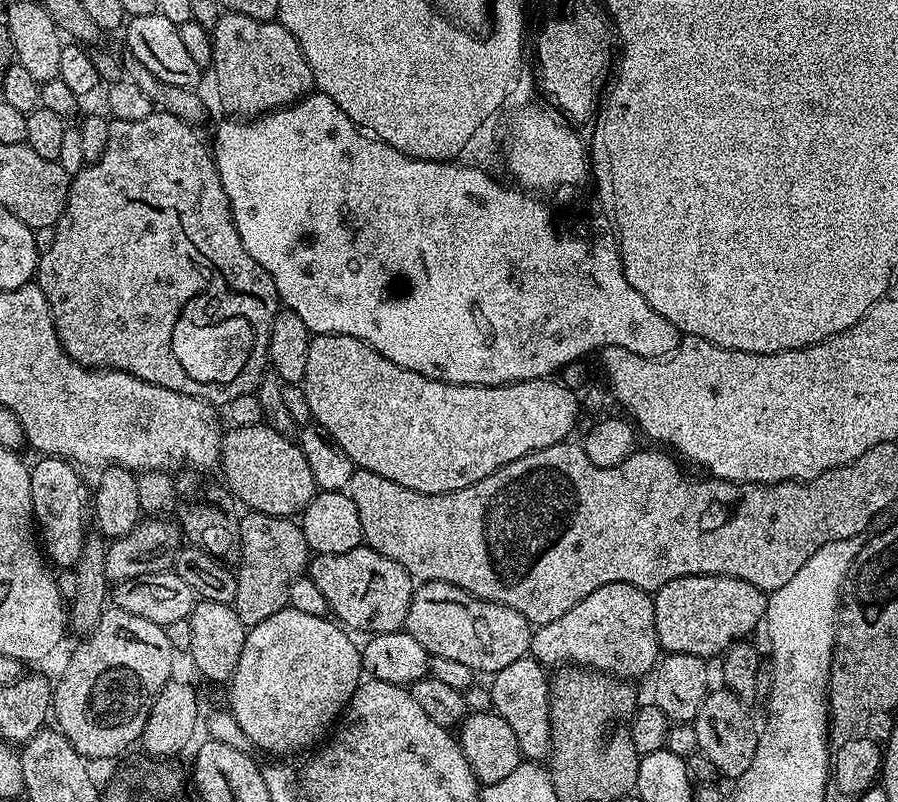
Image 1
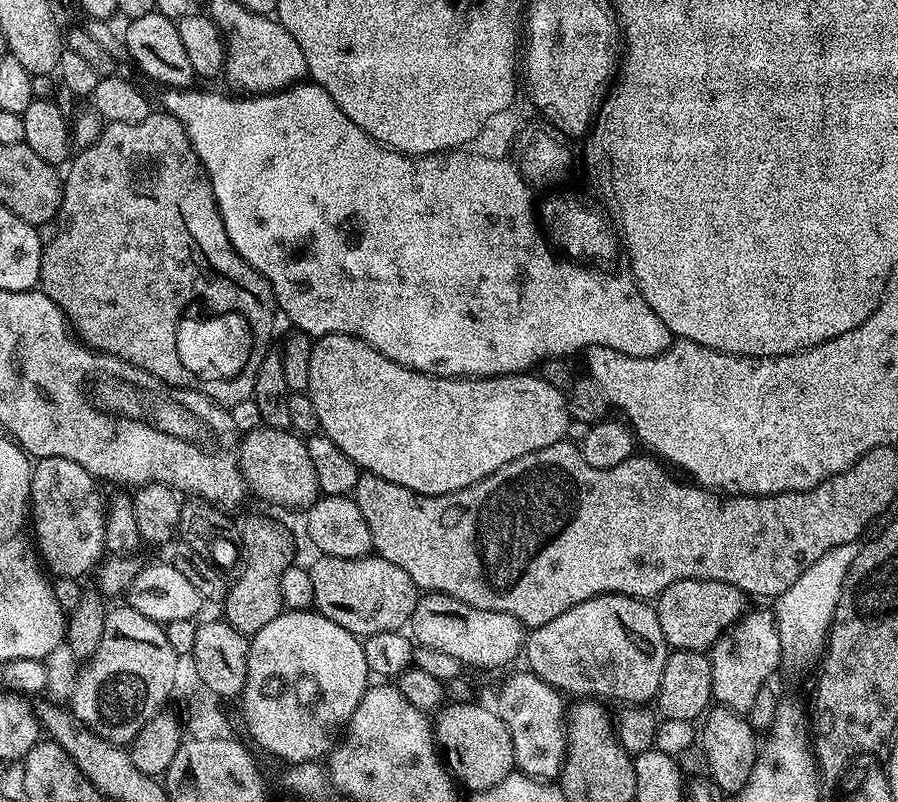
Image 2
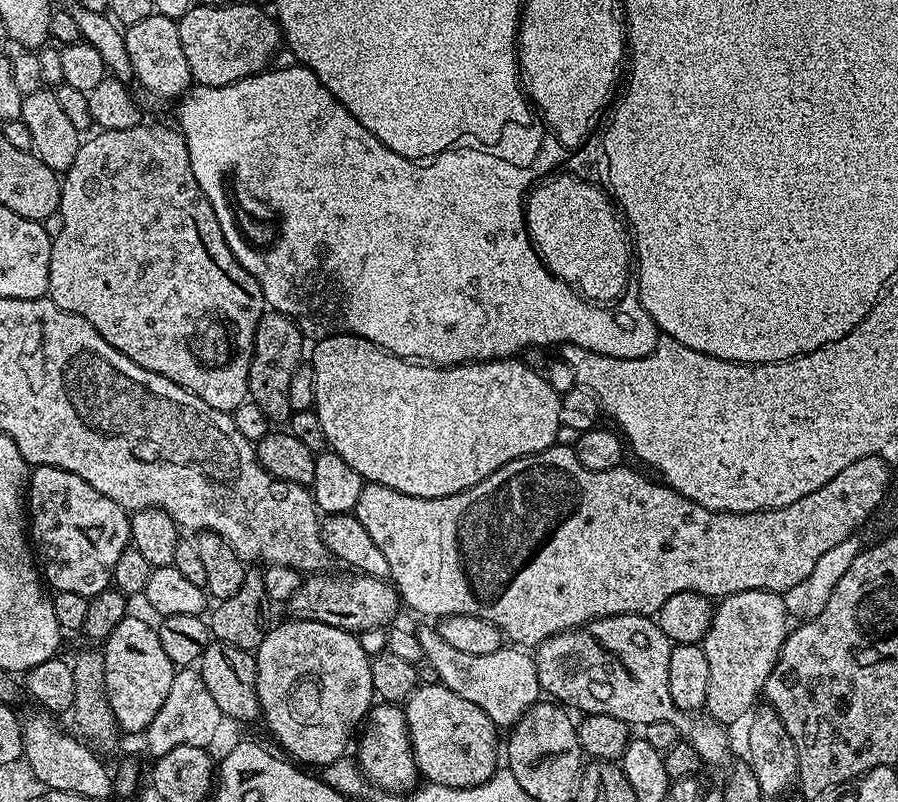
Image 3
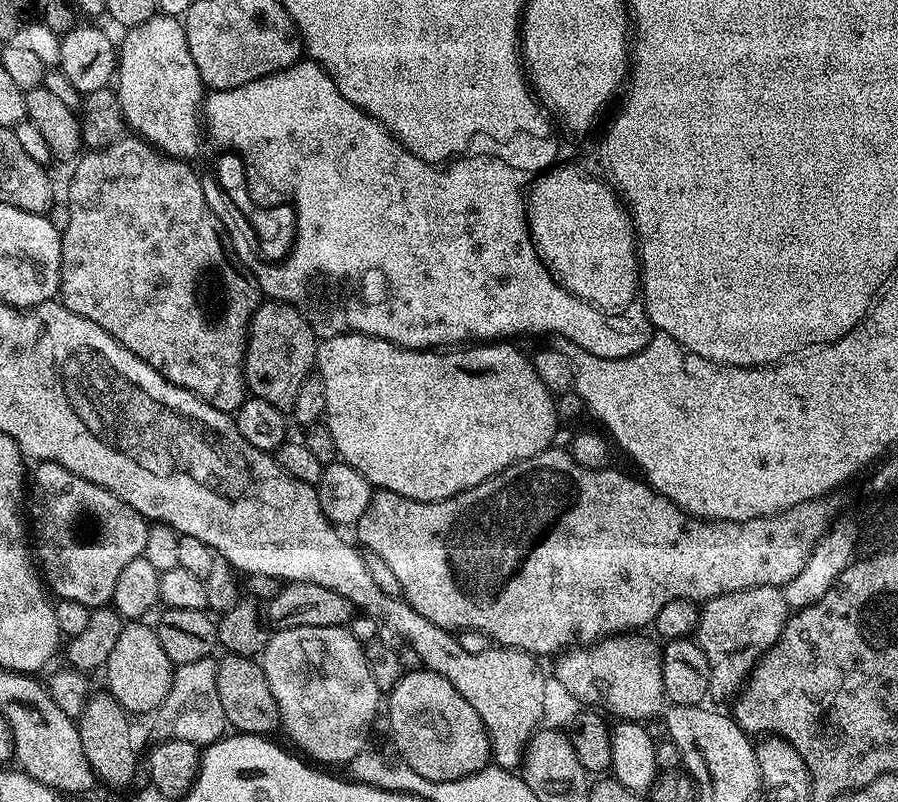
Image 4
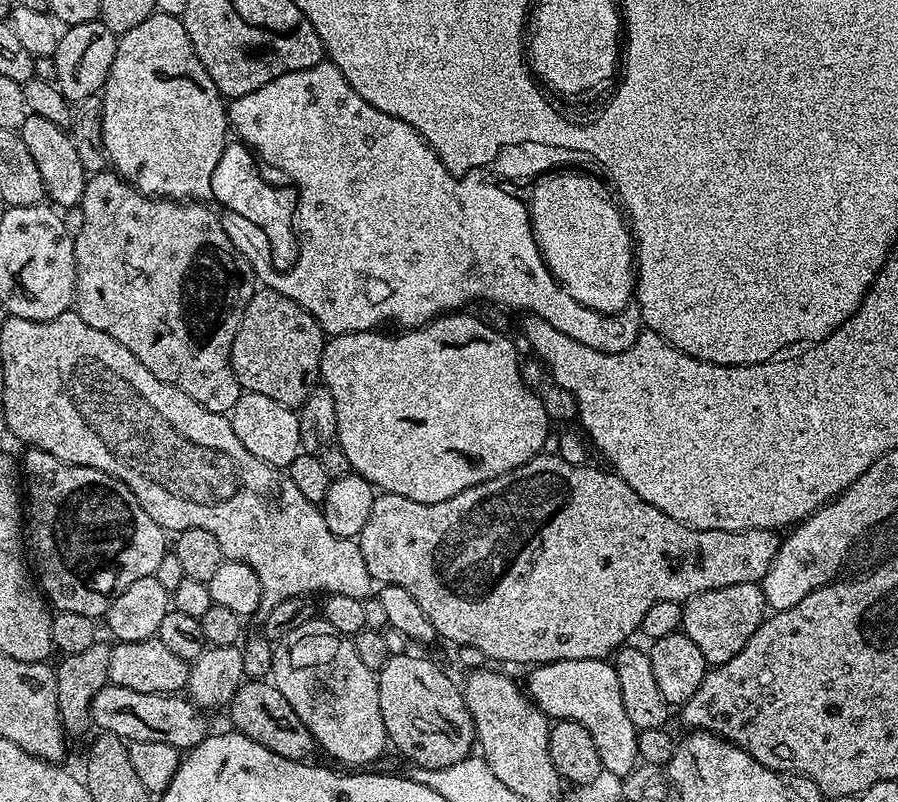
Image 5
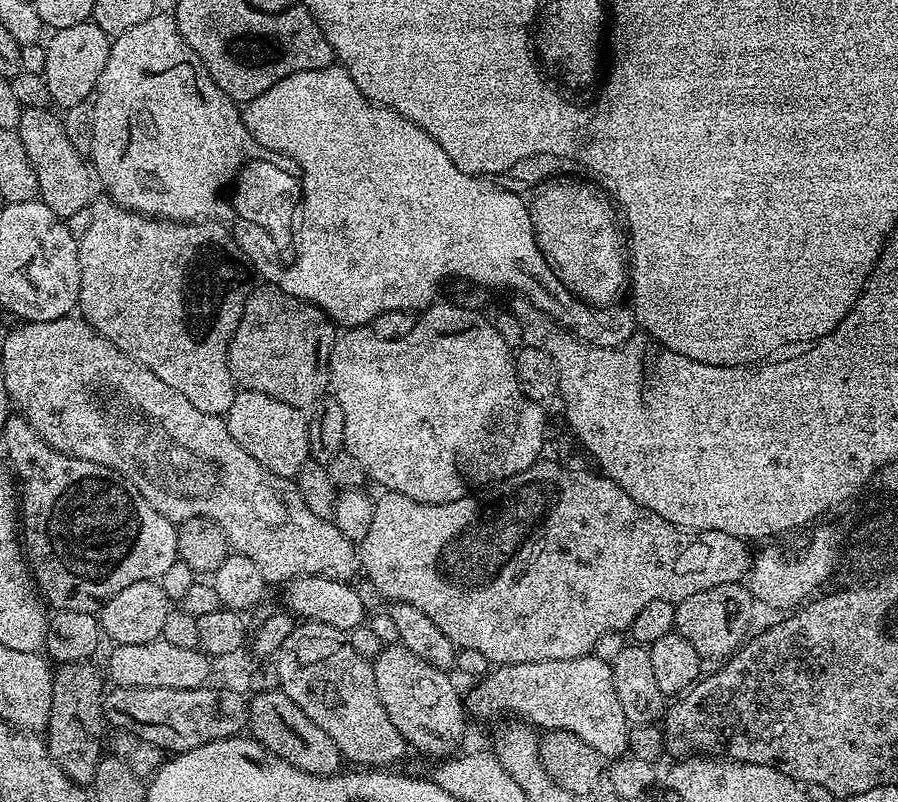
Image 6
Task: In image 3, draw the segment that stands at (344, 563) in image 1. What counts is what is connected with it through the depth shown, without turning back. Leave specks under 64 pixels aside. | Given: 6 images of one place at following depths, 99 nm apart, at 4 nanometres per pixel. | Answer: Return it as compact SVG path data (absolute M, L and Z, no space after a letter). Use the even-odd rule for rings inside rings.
M308 574L301 579L300 588L286 601L287 615L294 620L313 620L326 626L345 628L350 633L359 634L367 628L384 628L391 625L396 611L402 608L400 593L396 585L379 576L324 576L328 574Z

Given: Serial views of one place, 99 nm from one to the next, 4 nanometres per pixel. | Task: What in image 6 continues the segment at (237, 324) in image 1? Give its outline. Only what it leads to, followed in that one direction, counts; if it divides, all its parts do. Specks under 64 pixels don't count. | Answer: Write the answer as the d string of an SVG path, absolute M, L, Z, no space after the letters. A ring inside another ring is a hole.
M111 198L97 199L91 205L92 217L90 230L79 237L80 246L80 302L78 312L88 321L98 334L102 334L113 344L118 346L131 360L137 360L146 370L153 372L170 390L178 390L182 398L187 398L193 406L198 406L206 414L223 417L230 410L238 391L238 385L230 374L228 365L228 347L232 341L232 329L242 318L246 302L250 298L254 287L252 281L252 264L248 256L236 245L236 240L227 232L225 225L220 222L177 222L175 220L162 220L154 216L145 216L142 212L133 212L131 208L122 208Z

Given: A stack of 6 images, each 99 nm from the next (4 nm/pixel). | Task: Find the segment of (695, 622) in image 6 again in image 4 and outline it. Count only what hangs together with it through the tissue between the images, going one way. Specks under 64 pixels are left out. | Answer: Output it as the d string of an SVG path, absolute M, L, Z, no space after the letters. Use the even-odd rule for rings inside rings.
M770 586L738 590L703 601L694 639L702 654L706 654L706 662L710 662L708 691L713 697L730 696L741 687L752 667L776 644L789 615L788 599L783 591Z

